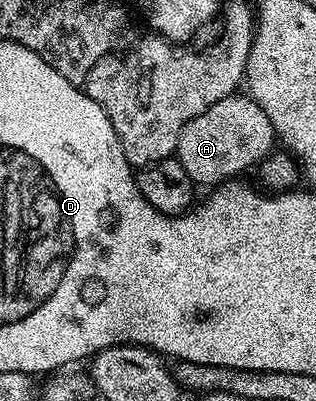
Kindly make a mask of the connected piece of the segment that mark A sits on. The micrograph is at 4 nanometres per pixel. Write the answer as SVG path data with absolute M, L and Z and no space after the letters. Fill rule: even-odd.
M236 93L221 97L221 101L209 105L201 117L193 117L193 121L181 129L174 158L179 160L195 184L218 185L242 176L242 171L249 170L251 166L252 170L276 147L277 136L269 117L265 117L265 109L261 109L250 95Z

